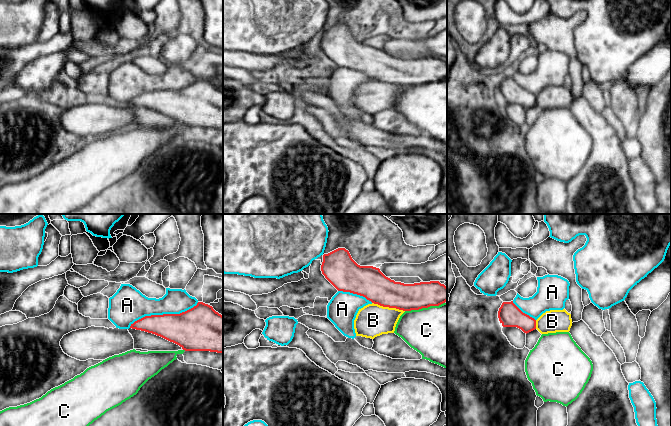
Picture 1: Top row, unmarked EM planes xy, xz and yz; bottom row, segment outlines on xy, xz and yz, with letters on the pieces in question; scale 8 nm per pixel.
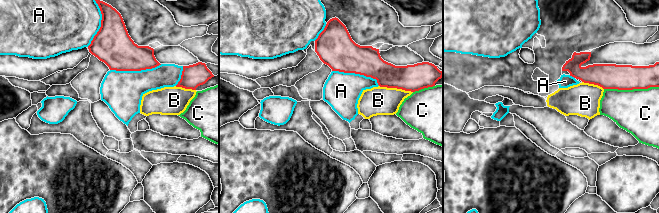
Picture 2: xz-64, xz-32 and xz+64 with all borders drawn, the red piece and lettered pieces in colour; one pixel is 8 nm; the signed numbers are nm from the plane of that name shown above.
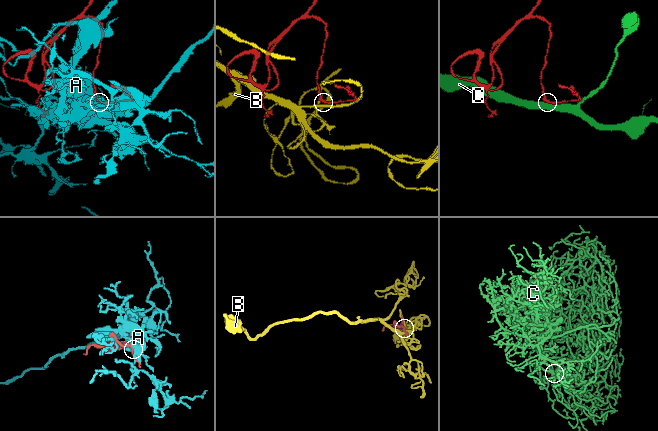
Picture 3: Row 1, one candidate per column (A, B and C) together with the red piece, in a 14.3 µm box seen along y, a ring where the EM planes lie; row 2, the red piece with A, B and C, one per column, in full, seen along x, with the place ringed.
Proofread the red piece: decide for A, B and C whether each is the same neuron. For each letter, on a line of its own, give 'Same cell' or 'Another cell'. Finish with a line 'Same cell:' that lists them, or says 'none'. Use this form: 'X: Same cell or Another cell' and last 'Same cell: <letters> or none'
A: Another cell
B: Same cell
C: Another cell
Same cell: B

